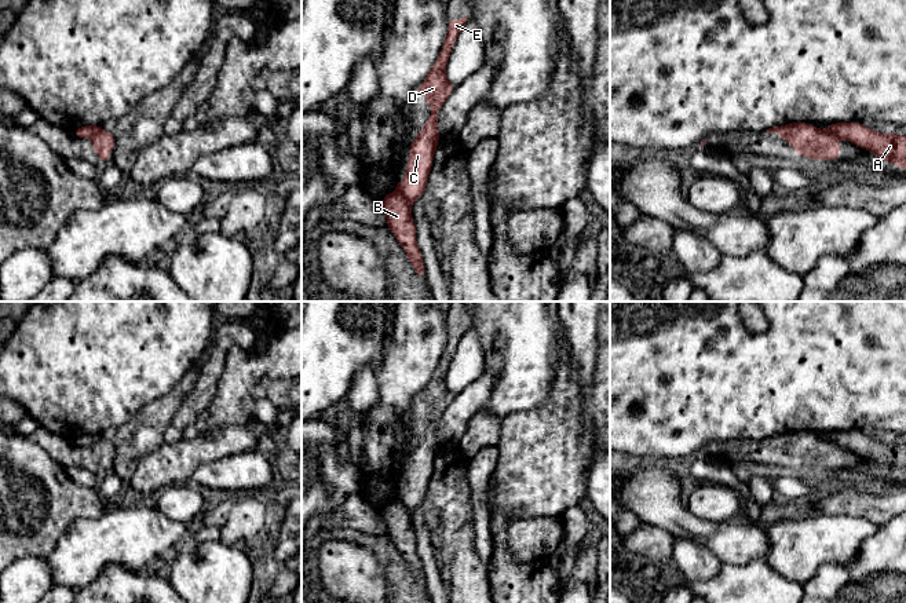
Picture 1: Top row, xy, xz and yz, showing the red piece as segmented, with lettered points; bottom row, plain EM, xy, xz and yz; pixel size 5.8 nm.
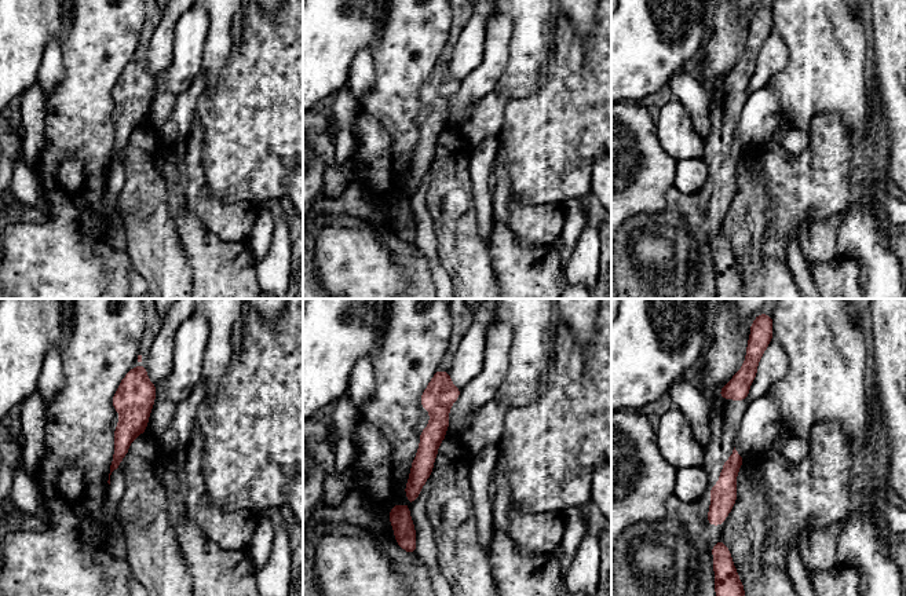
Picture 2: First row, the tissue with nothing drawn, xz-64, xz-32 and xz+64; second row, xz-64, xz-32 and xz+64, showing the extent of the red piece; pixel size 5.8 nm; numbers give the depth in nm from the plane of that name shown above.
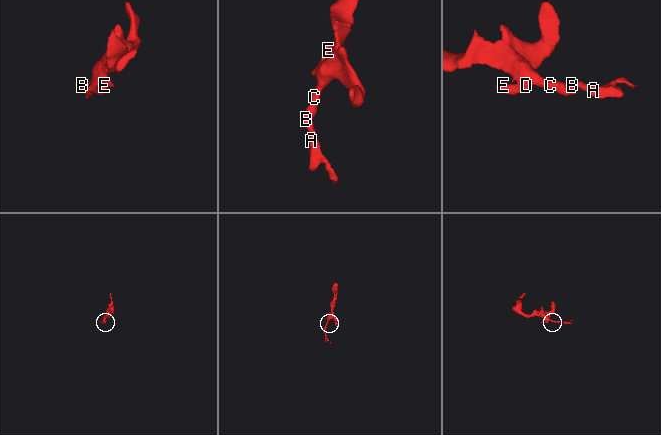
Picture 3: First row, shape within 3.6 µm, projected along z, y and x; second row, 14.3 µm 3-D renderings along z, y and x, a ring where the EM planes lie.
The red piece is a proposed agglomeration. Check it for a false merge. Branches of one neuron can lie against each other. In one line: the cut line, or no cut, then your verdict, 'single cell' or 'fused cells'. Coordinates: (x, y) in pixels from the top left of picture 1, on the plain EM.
cut in xz along (397, 499), (409, 515); fused cells

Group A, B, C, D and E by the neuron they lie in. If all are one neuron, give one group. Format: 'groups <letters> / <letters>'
groups A B / C D E

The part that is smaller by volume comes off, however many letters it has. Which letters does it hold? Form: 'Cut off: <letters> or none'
Cut off: A, B

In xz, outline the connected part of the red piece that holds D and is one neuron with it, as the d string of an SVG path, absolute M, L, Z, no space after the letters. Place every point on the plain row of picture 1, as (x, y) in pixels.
M465 324L461 328L452 326L447 329L447 343L439 365L423 392L414 398L414 402L427 406L427 412L432 416L432 421L409 457L406 485L397 491L397 500L405 505L409 515L423 504L427 494L432 467L439 449L438 420L447 405L456 398L456 395L447 390L445 377L452 357L465 330Z

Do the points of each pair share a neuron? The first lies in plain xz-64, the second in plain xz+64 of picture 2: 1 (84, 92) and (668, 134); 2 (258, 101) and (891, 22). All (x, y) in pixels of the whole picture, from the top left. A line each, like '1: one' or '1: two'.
1: two
2: two

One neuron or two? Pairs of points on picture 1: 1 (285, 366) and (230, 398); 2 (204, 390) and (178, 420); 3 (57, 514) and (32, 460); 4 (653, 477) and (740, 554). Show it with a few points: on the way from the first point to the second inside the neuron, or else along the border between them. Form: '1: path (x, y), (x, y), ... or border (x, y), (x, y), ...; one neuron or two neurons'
1: path (270, 366), (255, 366), (238, 383); one neuron
2: path (200, 397), (185, 413); one neuron
3: path (51, 500), (51, 490), (39, 474); one neuron
4: path (665, 501), (691, 527), (715, 536); one neuron

